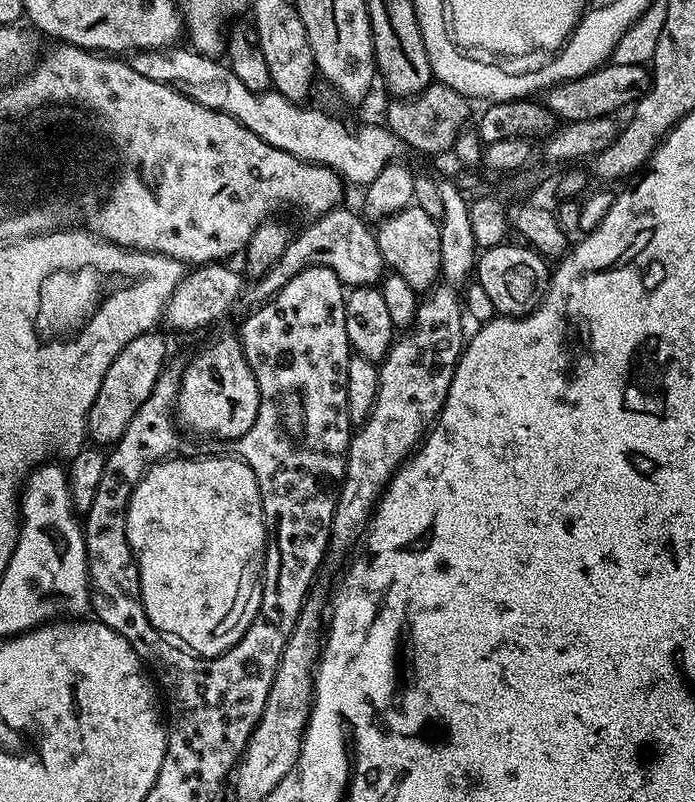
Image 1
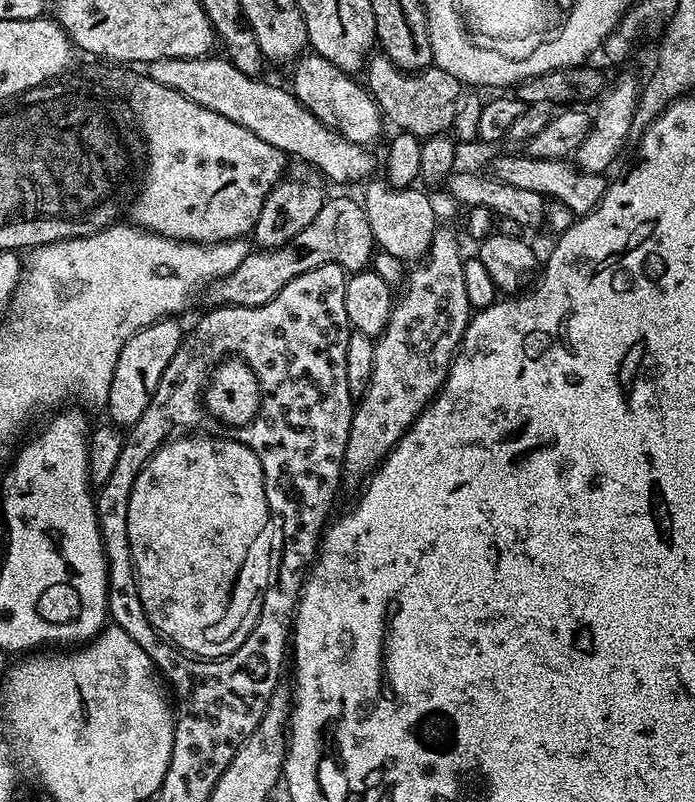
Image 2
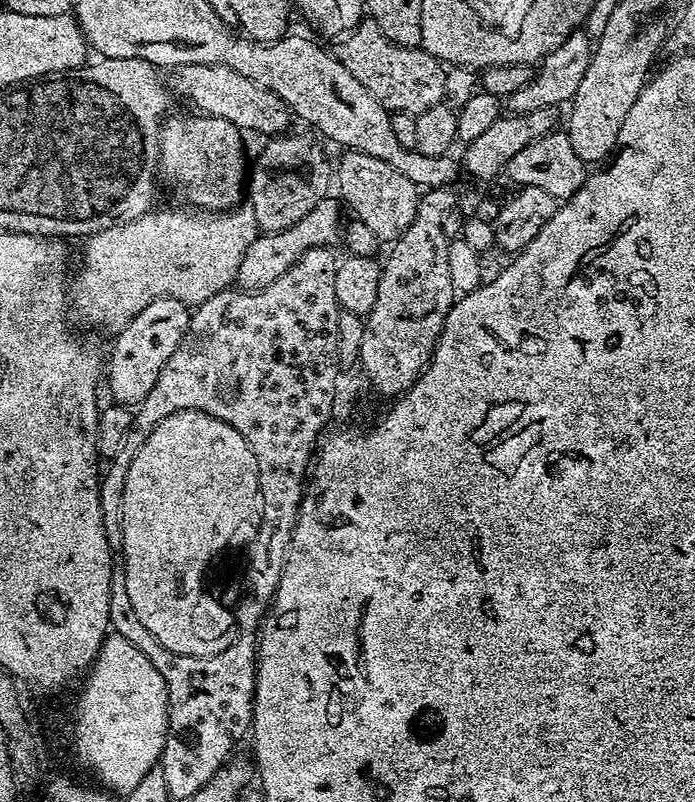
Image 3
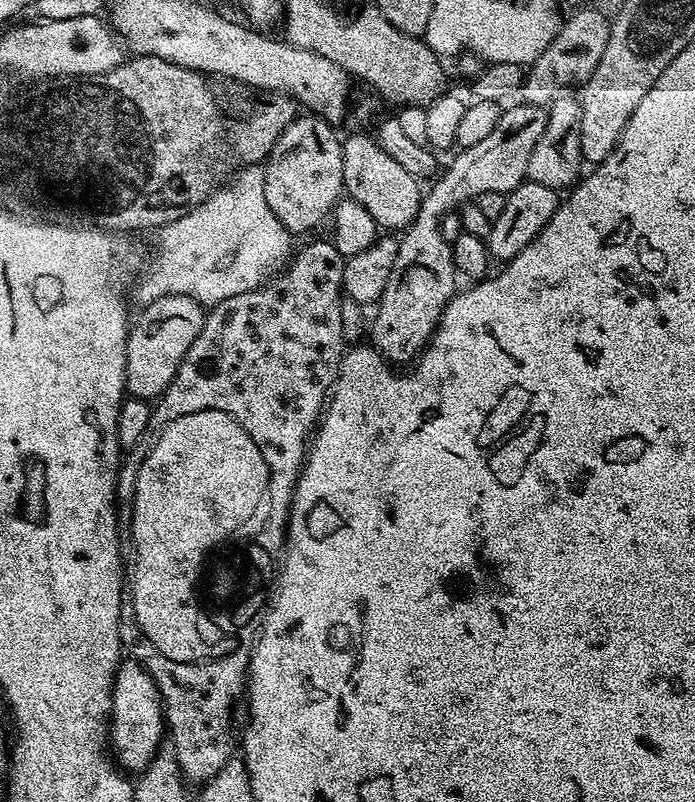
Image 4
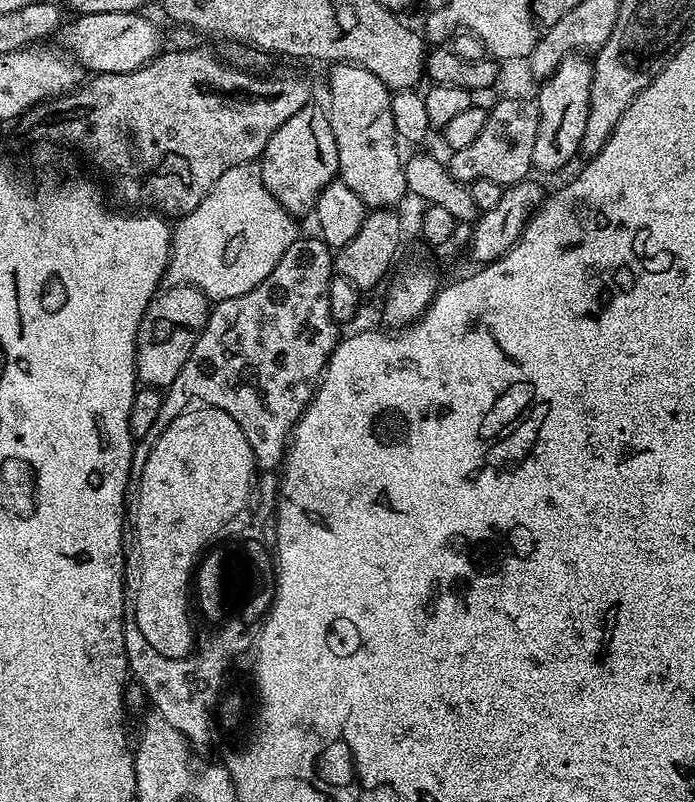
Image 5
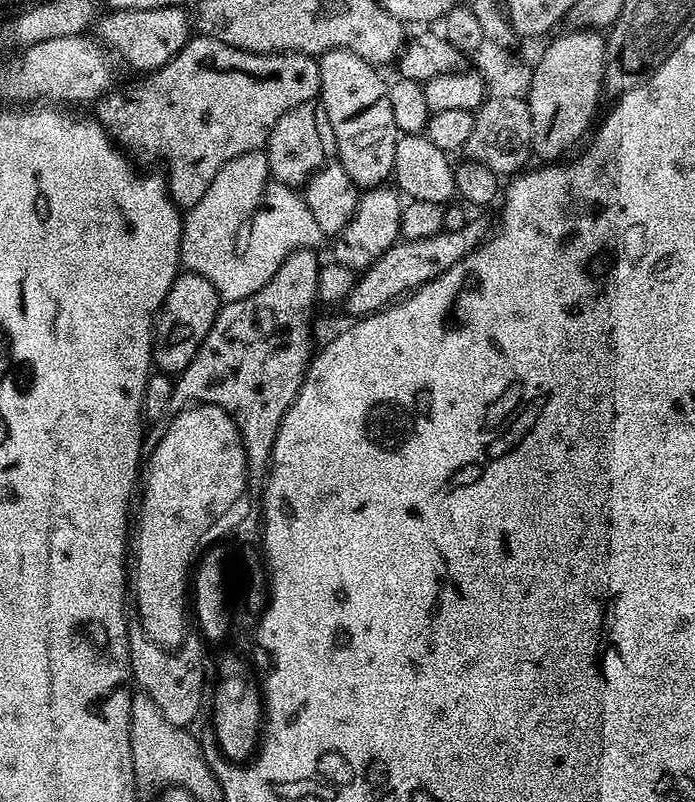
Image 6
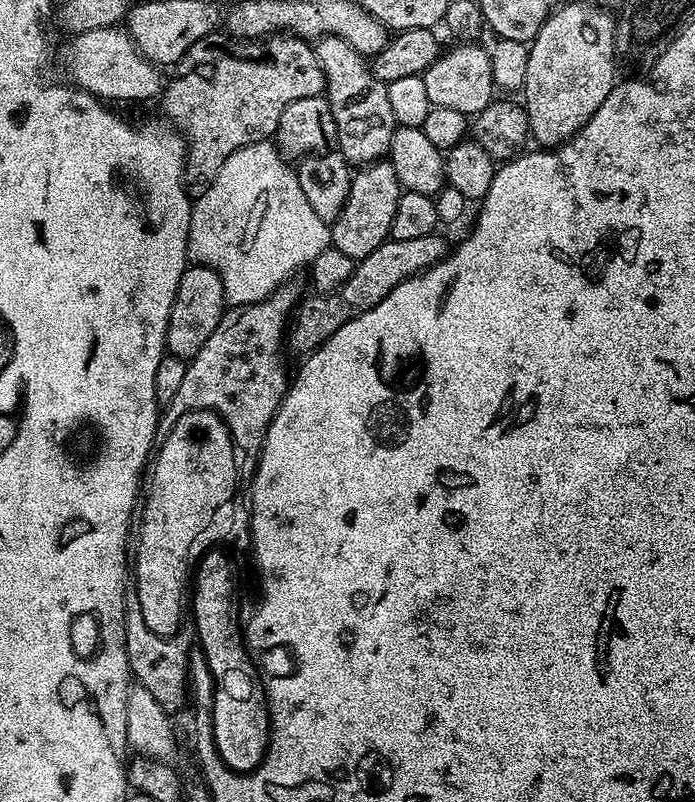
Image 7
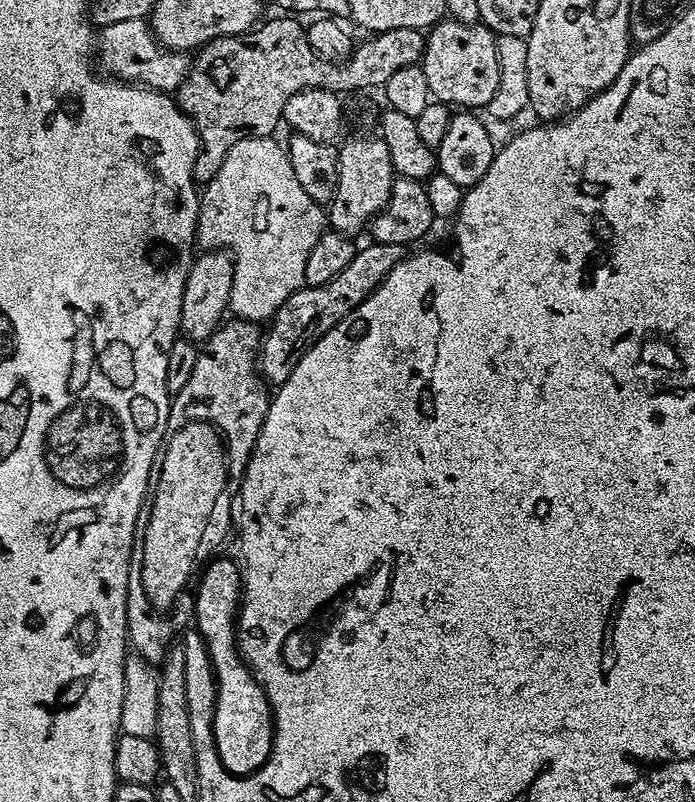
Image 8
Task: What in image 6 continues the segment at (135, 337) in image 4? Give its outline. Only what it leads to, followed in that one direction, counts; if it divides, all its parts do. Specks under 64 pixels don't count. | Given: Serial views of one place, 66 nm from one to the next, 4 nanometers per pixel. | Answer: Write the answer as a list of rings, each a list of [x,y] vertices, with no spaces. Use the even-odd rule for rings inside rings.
[[[181,271],[166,298],[162,302],[159,312],[154,317],[152,325],[152,363],[159,371],[169,374],[179,374],[198,354],[206,334],[214,326],[214,318],[222,307],[220,295],[214,290],[212,283],[202,278],[196,272]]]

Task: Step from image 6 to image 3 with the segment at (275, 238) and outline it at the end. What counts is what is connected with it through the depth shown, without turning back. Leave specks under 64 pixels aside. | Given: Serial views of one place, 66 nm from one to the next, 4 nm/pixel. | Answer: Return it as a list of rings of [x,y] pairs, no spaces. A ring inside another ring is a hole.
[[[153,210],[142,218],[138,218],[134,222],[130,222],[126,226],[116,226],[110,230],[102,230],[97,236],[87,237],[86,244],[88,249],[84,252],[84,265],[80,268],[80,273],[76,276],[76,296],[74,292],[74,308],[80,311],[80,316],[92,328],[101,328],[104,332],[112,332],[111,334],[119,334],[132,323],[133,320],[143,317],[153,303],[159,300],[177,300],[189,306],[199,306],[212,300],[220,292],[227,292],[237,283],[240,275],[240,267],[243,264],[243,258],[250,246],[256,240],[258,235],[258,227],[256,218],[251,210],[232,210],[225,214],[192,214],[190,216],[184,212],[159,212]]]

